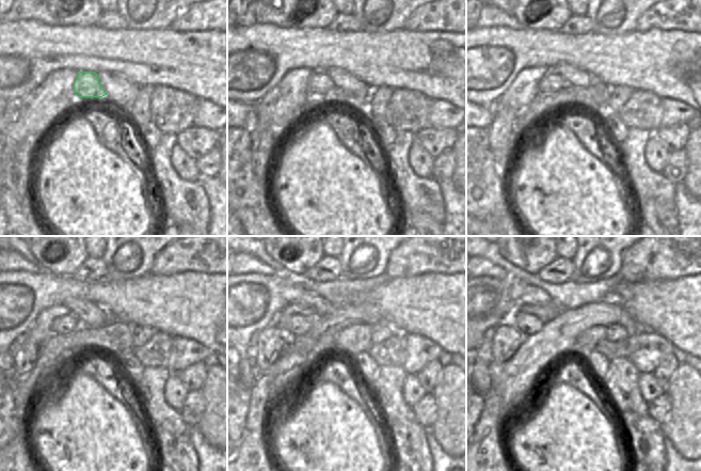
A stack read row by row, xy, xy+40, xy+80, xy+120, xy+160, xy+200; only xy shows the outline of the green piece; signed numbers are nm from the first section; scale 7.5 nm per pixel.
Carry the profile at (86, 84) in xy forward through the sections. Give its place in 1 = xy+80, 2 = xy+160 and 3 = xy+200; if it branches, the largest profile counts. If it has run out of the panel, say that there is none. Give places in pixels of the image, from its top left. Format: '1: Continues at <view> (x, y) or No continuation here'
1: Continues at xy+80 (551, 82)
2: Continues at xy+160 (289, 324)
3: Continues at xy+200 (527, 324)

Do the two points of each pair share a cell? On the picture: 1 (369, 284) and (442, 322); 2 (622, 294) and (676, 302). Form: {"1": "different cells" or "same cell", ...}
{"1": "different cells", "2": "same cell"}

